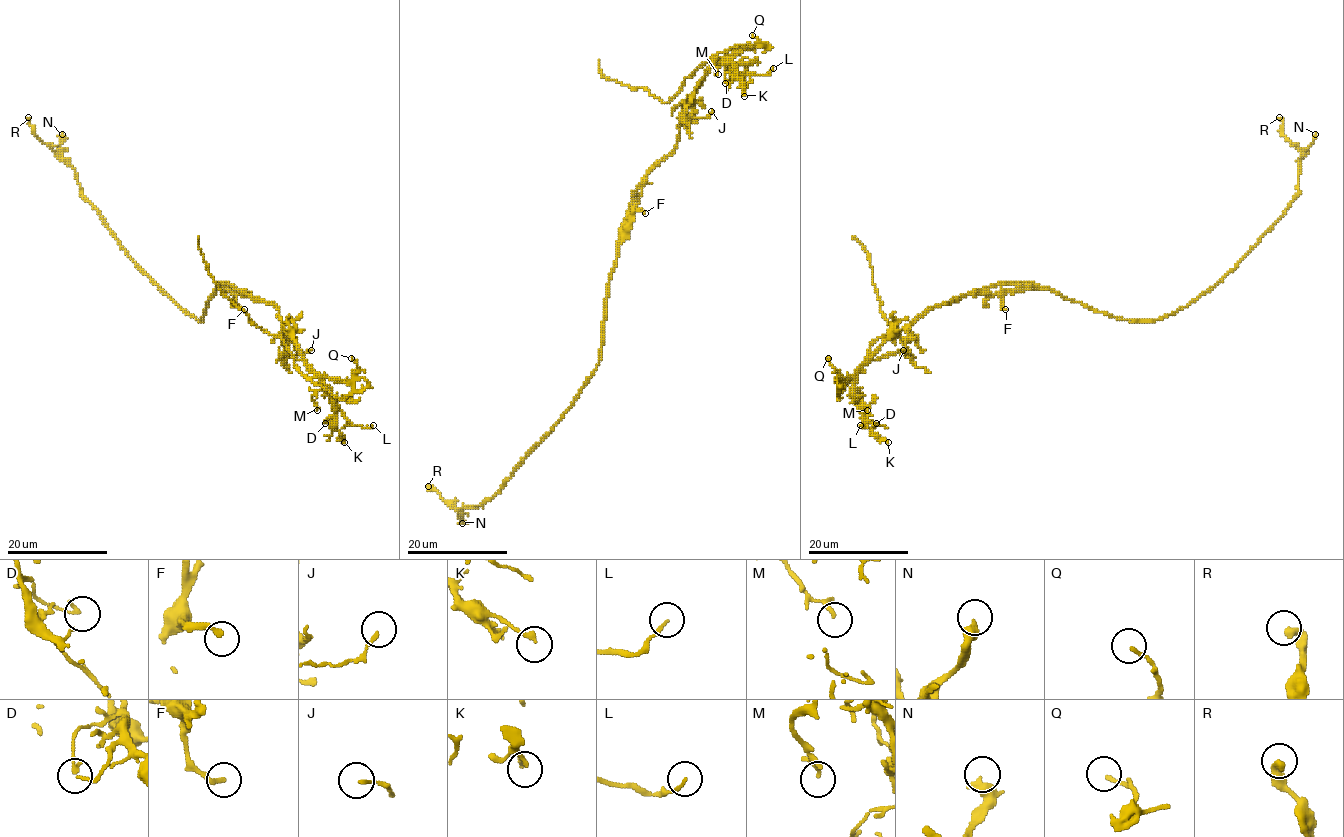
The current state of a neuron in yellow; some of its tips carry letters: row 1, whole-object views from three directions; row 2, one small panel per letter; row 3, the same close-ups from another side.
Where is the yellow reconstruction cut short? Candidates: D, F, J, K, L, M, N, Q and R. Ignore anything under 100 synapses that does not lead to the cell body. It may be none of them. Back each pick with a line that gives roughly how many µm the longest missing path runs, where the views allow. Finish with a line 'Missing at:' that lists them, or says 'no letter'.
Missing at: no letter

